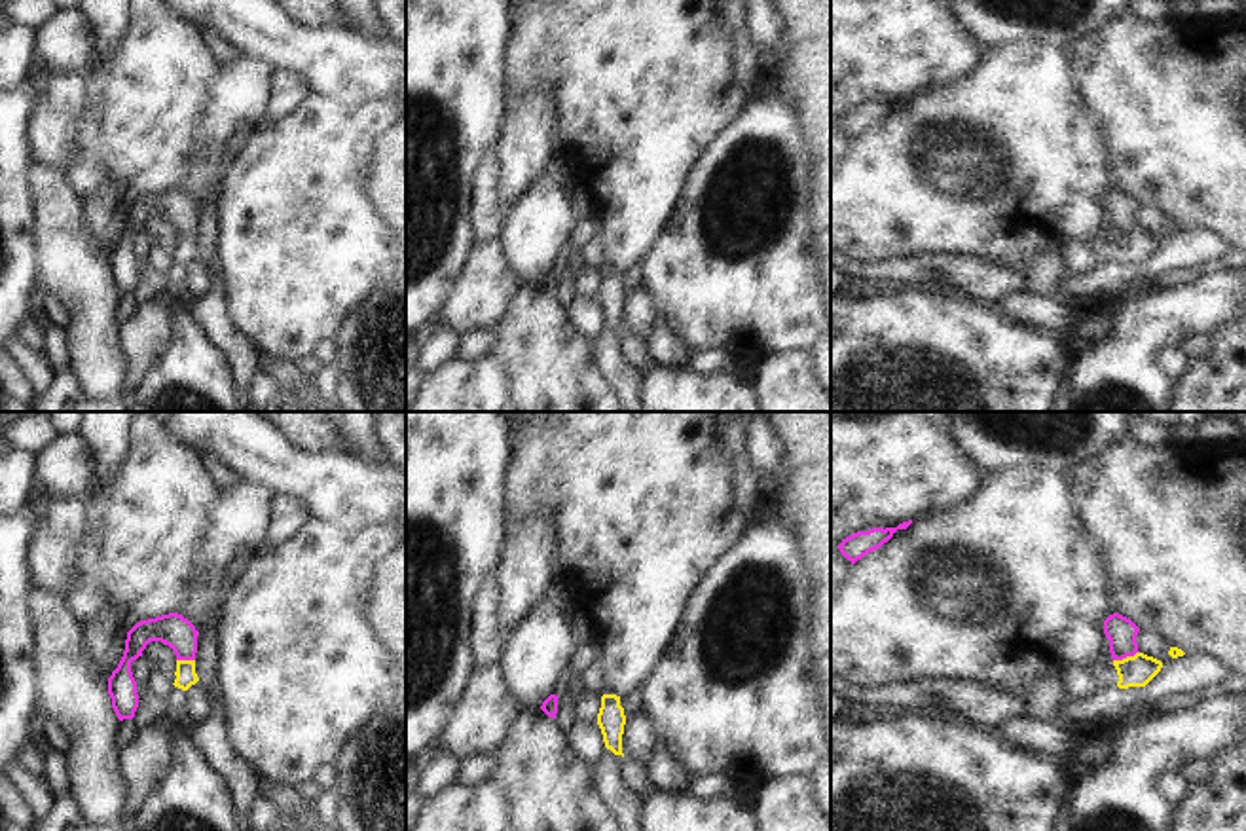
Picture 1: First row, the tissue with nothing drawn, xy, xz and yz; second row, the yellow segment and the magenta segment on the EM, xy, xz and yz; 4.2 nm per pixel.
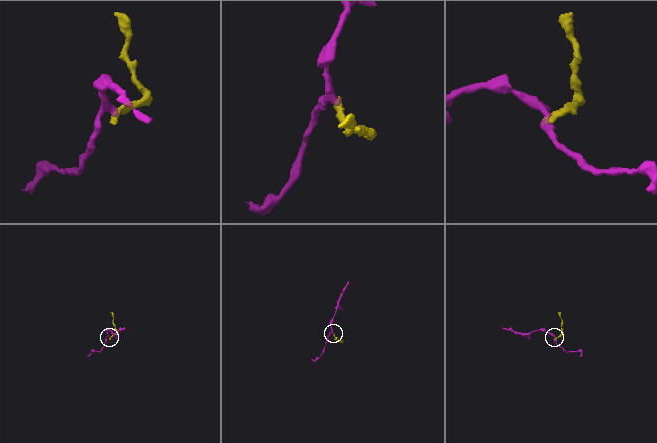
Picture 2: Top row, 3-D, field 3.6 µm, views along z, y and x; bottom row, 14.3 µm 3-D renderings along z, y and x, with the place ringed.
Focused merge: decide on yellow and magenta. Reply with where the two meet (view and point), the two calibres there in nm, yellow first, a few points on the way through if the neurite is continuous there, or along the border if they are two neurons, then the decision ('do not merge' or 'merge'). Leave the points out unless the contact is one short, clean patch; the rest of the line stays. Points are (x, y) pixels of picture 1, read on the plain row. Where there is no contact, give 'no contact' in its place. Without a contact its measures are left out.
meets yellow in yz at (1127, 232); 140 nm thick on the yellow side, 130 nm on the other; runs through yz (1138, 245), (1127, 232), (1121, 207); merge

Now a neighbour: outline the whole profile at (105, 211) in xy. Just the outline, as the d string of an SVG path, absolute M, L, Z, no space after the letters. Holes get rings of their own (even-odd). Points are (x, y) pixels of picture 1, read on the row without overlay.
M106 180L83 199L83 220L95 245L110 252L125 226L127 205L121 184Z

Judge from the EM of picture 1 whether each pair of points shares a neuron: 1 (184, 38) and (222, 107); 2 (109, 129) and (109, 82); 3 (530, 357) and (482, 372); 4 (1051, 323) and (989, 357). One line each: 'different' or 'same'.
1: different
2: same
3: different
4: different

